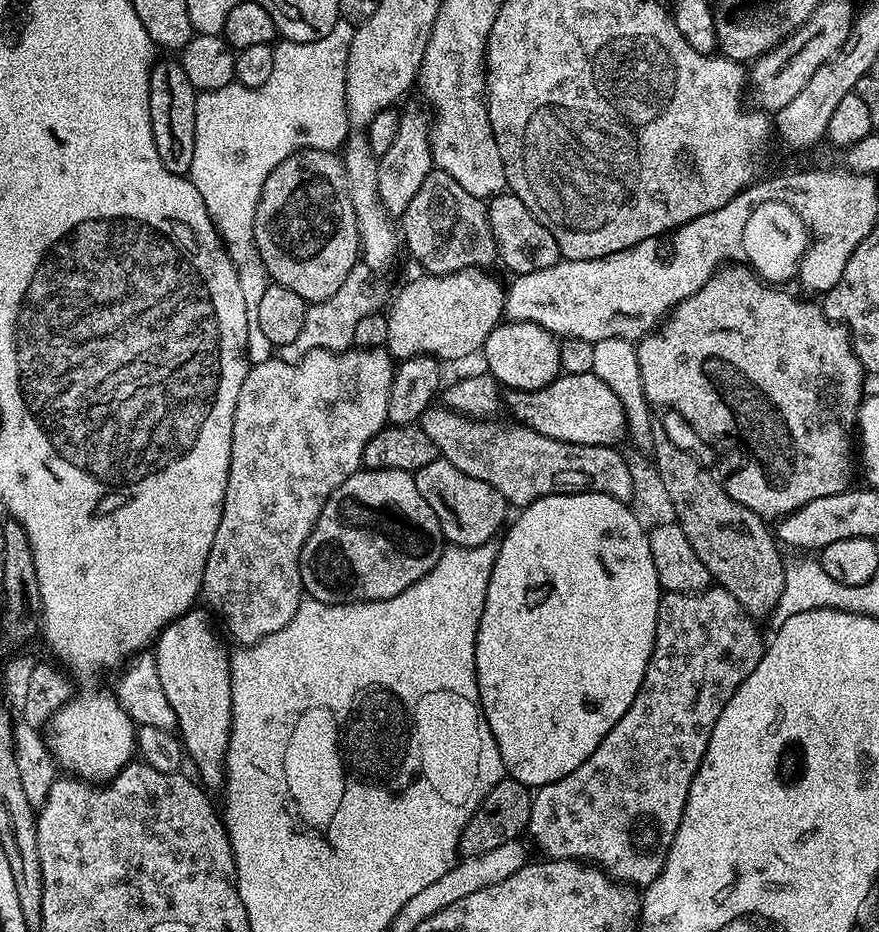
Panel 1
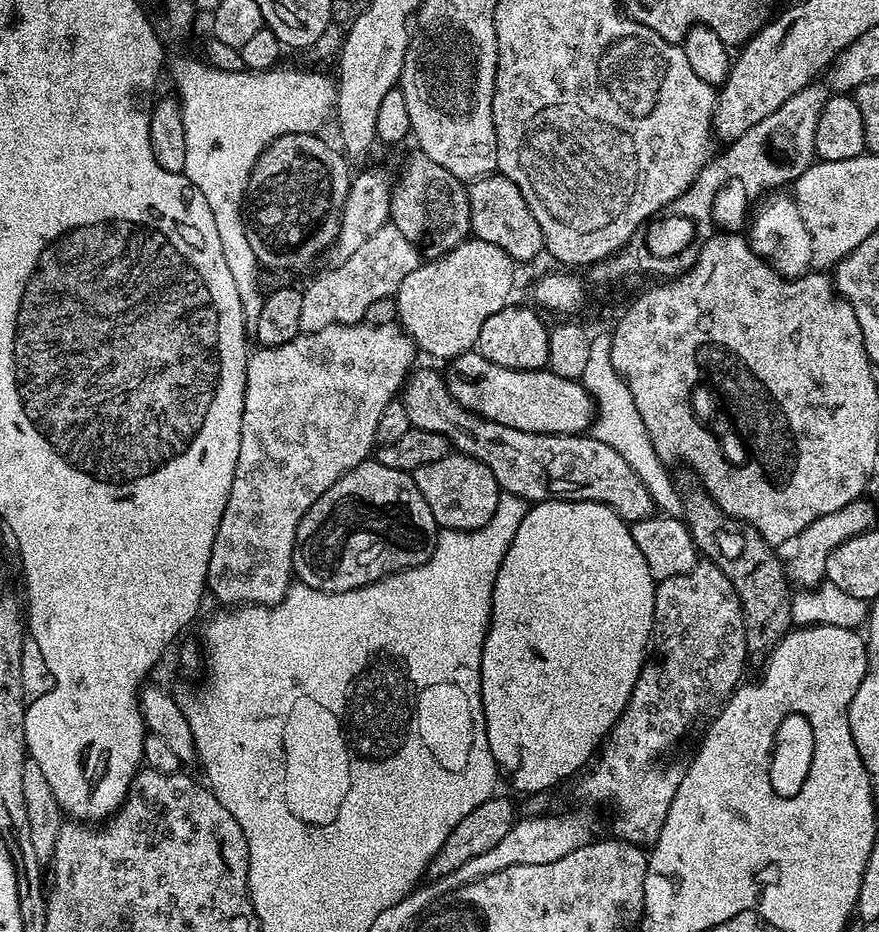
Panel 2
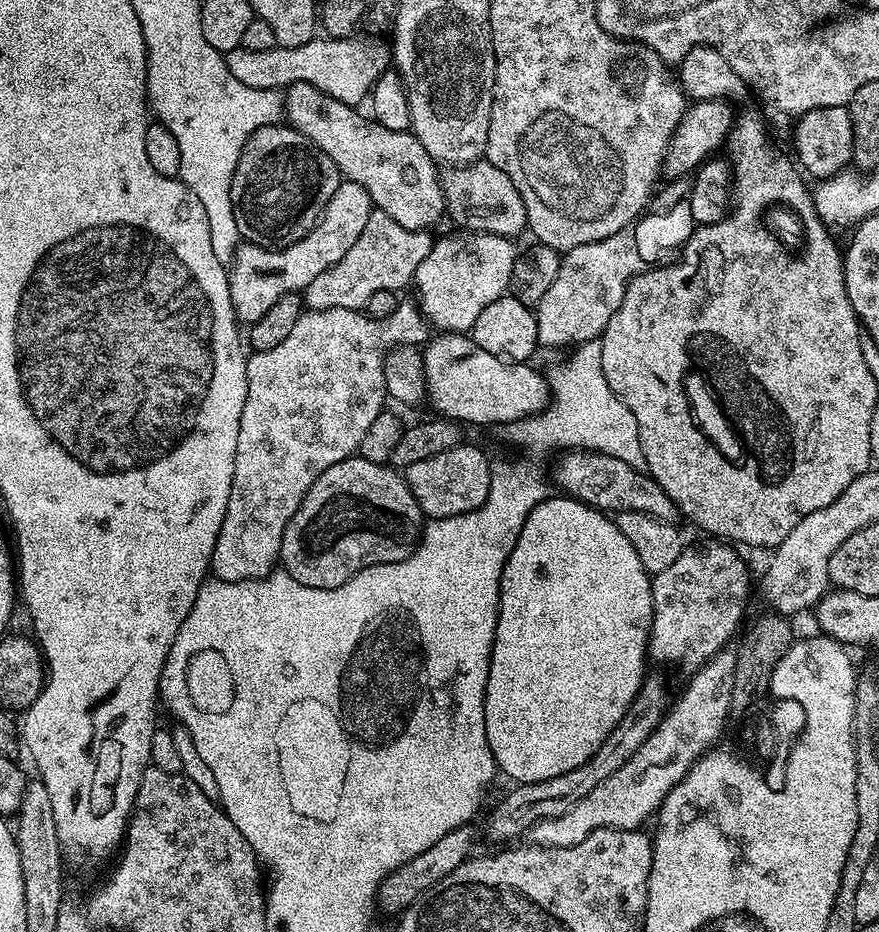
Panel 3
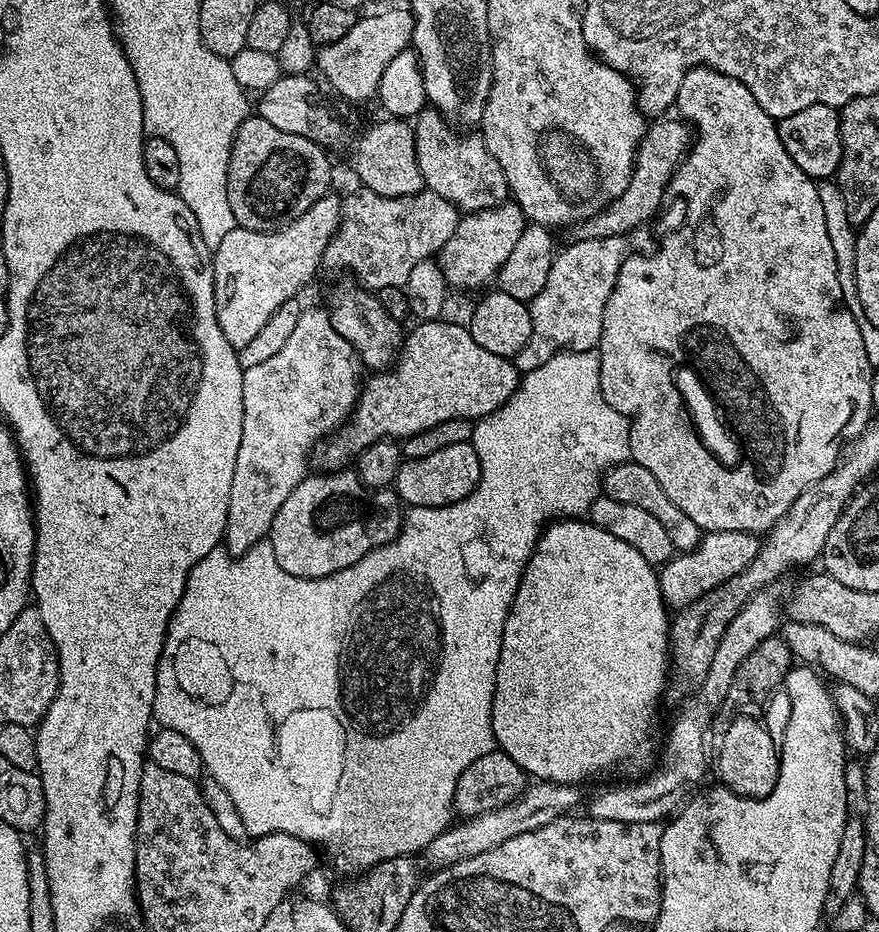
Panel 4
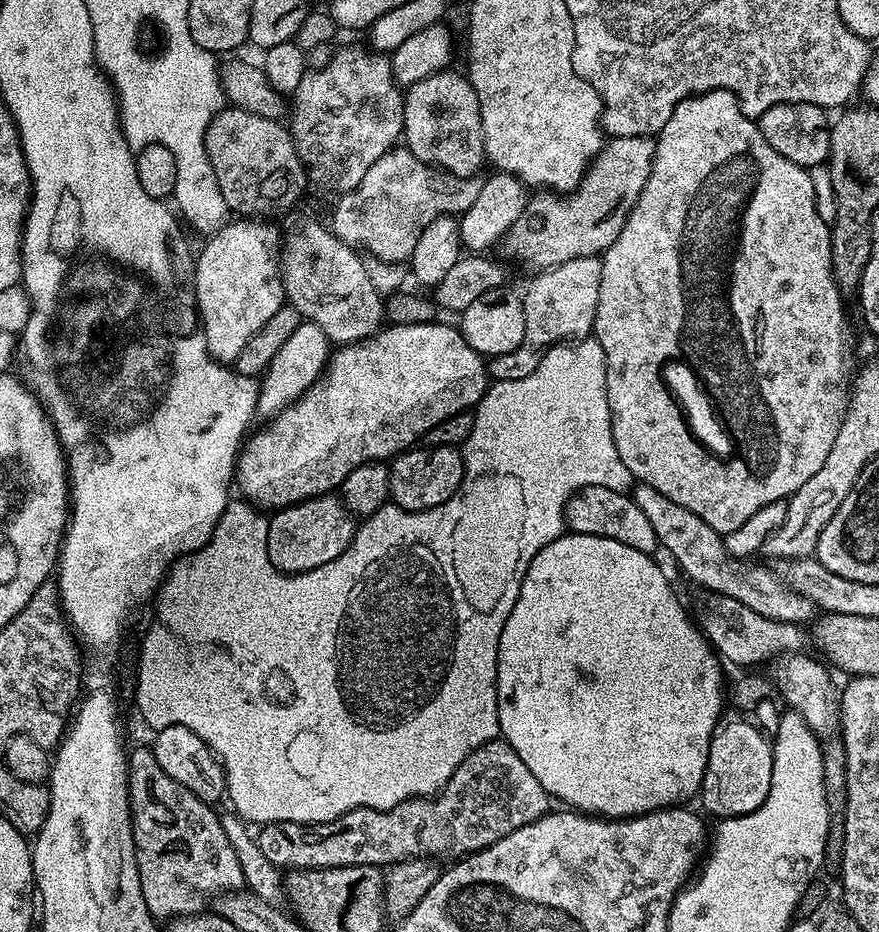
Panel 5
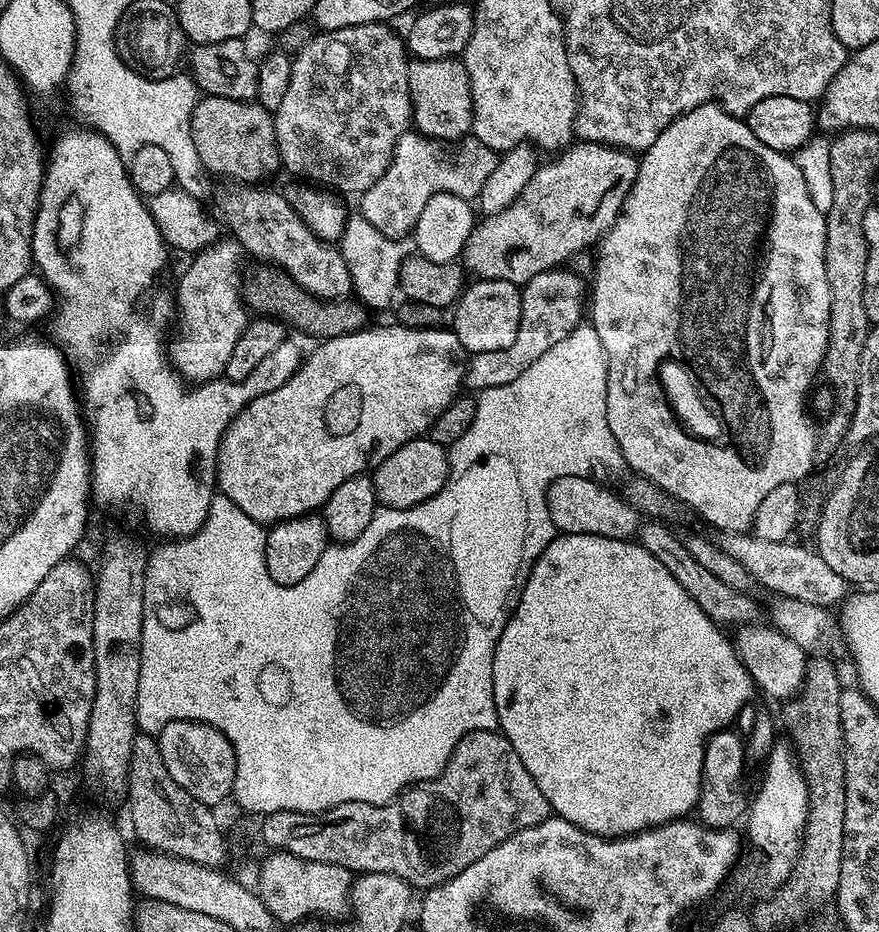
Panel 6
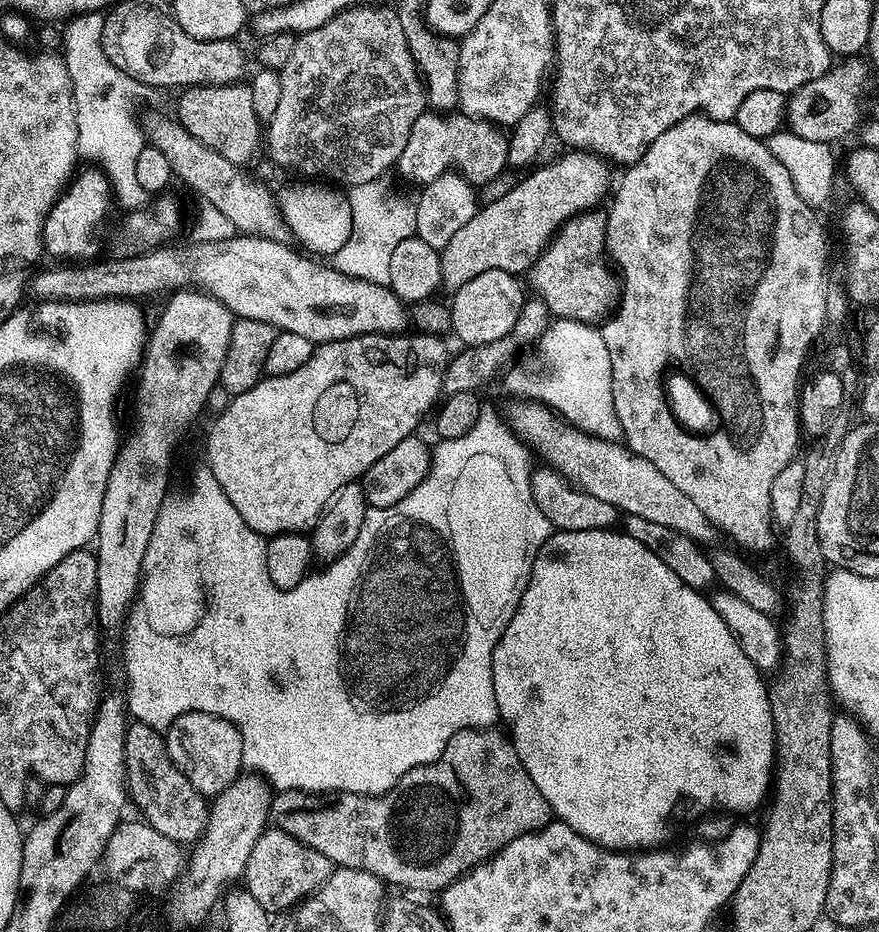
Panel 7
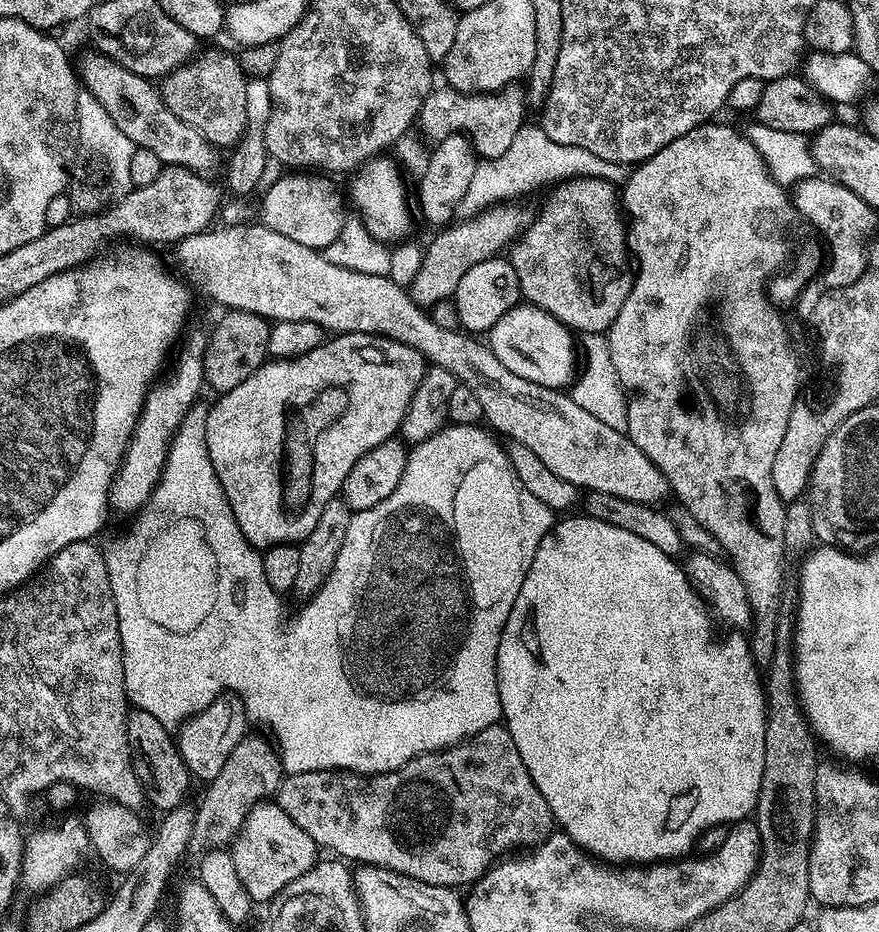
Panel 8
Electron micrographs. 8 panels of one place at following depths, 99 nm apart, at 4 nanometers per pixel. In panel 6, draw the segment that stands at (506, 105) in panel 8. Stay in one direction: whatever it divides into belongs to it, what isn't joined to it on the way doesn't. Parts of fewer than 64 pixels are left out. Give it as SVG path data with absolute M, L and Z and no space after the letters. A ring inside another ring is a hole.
M415 130L404 132L394 146L392 161L386 166L382 178L378 178L378 182L359 197L359 215L364 216L366 222L370 222L370 226L377 228L384 236L404 238L407 232L409 235L415 229L418 214L426 210L426 202L430 202L434 194L443 190L465 198L479 197L483 183L494 171L498 153L477 139L468 138L459 145L460 152L453 156L444 152L436 164L440 148L441 141L430 140Z

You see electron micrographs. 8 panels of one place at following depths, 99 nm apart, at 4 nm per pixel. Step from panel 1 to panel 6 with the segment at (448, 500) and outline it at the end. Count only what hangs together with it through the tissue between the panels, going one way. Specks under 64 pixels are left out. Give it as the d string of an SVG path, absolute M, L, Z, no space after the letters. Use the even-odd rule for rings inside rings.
M430 438L406 442L371 473L377 501L386 508L413 508L436 496L448 481L448 448Z

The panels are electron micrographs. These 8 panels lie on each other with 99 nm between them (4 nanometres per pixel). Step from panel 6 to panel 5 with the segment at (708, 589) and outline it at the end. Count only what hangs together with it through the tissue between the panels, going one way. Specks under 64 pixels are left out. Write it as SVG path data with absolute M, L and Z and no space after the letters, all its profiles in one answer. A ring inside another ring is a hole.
M720 598L717 601L716 609L712 612L712 622L706 627L706 632L715 651L725 661L728 659L732 664L756 664L759 660L766 659L770 652L800 654L805 651L805 629L801 625L778 622L774 618L762 618L762 614L750 610L750 606L737 600Z

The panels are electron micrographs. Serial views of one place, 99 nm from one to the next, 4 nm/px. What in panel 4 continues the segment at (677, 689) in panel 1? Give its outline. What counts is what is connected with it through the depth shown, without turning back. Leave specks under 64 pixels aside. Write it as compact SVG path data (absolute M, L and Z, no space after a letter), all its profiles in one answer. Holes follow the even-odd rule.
M709 532L701 537L700 545L692 552L673 555L667 564L659 569L660 589L665 605L669 609L679 610L712 592L724 587L724 583L746 570L758 554L762 543L759 535L750 532Z

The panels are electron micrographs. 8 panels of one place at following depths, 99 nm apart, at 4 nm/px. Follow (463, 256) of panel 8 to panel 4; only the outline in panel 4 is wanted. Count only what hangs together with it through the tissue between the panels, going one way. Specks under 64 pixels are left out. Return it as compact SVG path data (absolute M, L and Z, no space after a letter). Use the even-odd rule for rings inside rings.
M680 118L668 119L661 119L659 122L653 123L656 124L653 128L651 125L647 129L636 151L636 160L632 164L630 182L626 186L626 190L622 190L620 197L612 201L607 208L596 213L589 220L583 221L582 229L584 228L585 237L627 237L628 232L642 227L659 210L660 203L664 200L664 192L666 196L672 183L672 174L690 147L689 125Z

